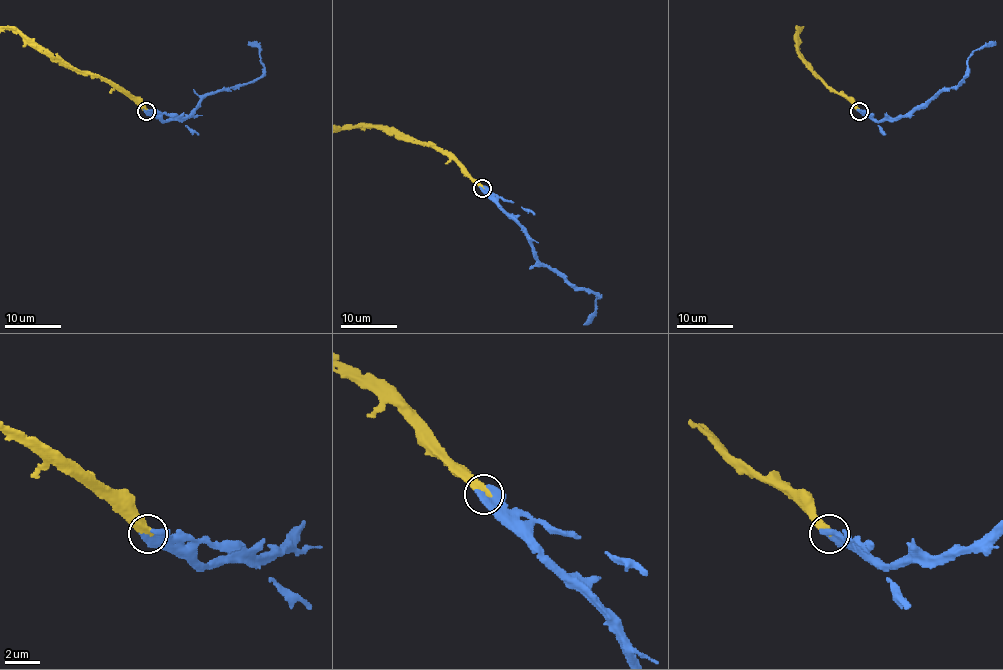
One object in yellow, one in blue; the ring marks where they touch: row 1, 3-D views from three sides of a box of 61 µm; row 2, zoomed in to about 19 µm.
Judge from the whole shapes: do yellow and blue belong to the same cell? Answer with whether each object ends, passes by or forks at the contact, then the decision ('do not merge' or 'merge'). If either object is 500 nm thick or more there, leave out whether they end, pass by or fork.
merge

